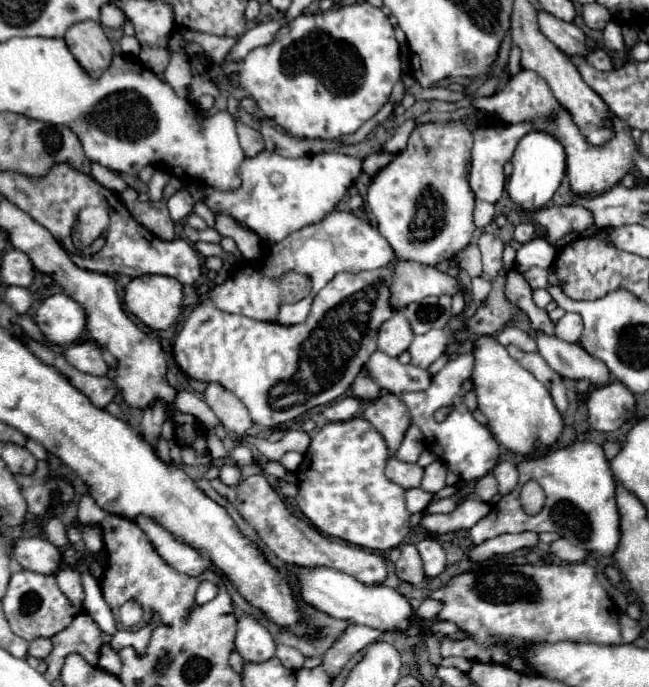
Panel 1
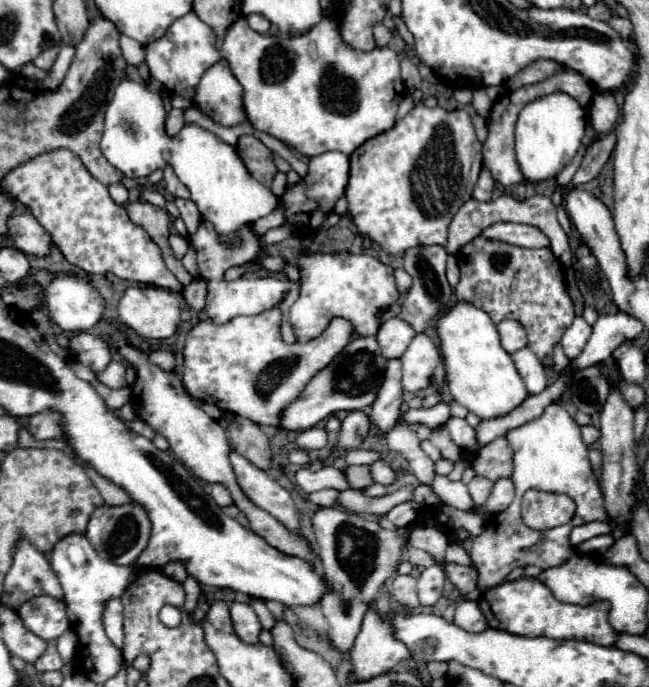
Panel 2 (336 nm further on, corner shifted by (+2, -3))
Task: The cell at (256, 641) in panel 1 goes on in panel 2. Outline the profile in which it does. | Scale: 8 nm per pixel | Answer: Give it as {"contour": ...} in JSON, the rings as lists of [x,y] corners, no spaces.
{"contour":[[[234,601],[230,605],[230,615],[232,615],[236,635],[246,643],[258,643],[258,633],[262,629],[262,625],[260,625],[254,609],[248,603]]]}

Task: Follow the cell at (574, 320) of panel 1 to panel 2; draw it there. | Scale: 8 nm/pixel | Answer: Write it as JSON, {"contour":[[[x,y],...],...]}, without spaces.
{"contour":[[[576,317],[574,323],[566,329],[566,333],[564,333],[562,341],[560,341],[564,353],[568,355],[568,359],[576,359],[582,353],[590,333],[592,333],[592,327],[582,317]]]}

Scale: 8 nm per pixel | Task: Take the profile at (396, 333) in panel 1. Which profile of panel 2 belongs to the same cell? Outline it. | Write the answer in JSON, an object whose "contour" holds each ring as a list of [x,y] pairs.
{"contour":[[[388,317],[386,321],[382,321],[376,339],[382,349],[382,355],[386,359],[392,359],[392,357],[402,357],[414,335],[416,331],[404,319]]]}

